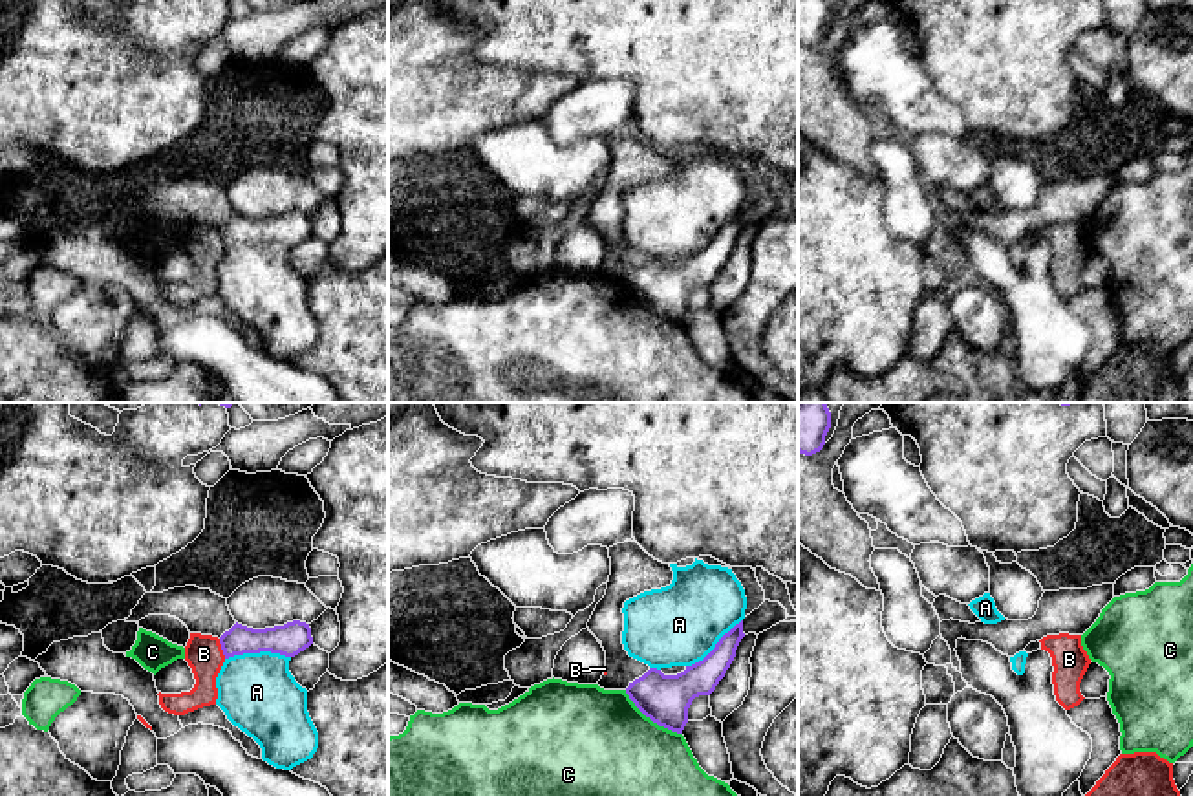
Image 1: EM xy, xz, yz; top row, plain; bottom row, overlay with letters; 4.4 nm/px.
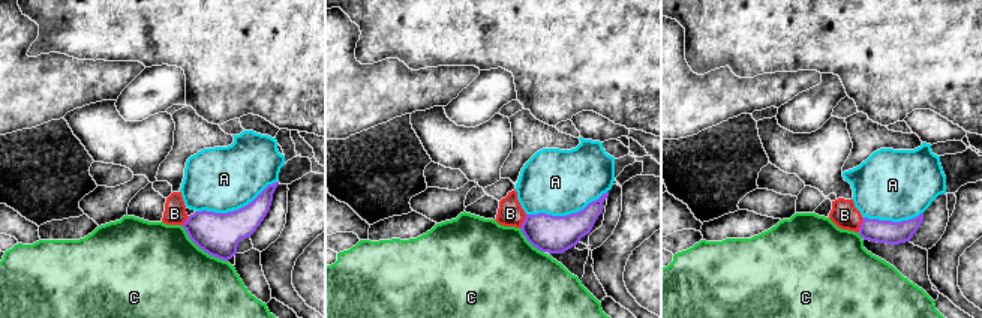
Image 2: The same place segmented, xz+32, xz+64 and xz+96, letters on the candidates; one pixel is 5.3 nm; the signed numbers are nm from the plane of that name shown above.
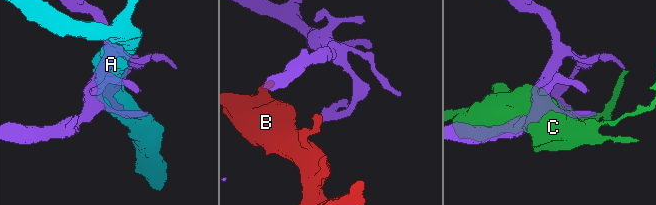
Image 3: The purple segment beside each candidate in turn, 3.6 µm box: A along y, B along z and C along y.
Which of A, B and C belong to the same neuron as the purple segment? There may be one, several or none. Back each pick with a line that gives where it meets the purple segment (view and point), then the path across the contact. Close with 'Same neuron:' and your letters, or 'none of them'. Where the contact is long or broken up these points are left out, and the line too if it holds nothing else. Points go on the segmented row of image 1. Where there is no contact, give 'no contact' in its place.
Same neuron: none of them

